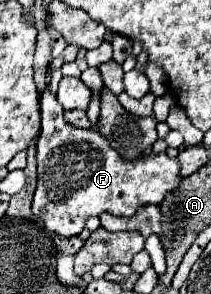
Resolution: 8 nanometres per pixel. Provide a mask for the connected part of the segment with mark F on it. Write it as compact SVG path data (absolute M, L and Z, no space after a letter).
M48 90L40 98L42 108L42 132L36 142L36 158L38 158L38 186L32 200L32 214L42 218L50 232L60 236L78 236L84 230L84 222L90 216L100 216L102 212L110 212L116 216L134 216L138 206L142 204L160 204L162 198L178 188L178 162L162 154L150 154L148 158L140 156L134 162L122 160L116 150L110 148L108 140L96 130L74 128L64 120L64 108L58 104L56 96Z

